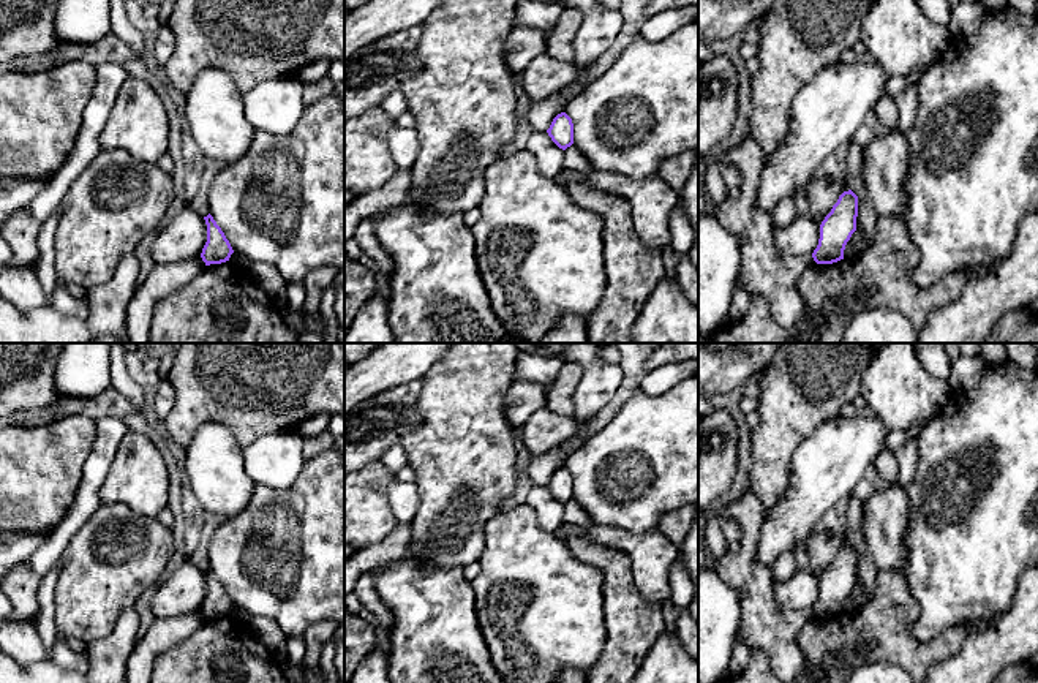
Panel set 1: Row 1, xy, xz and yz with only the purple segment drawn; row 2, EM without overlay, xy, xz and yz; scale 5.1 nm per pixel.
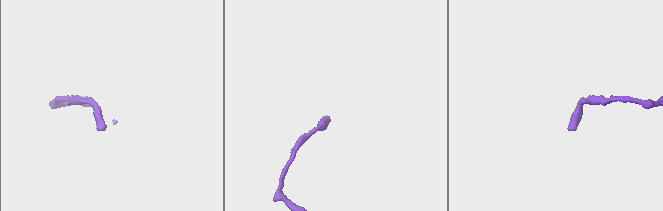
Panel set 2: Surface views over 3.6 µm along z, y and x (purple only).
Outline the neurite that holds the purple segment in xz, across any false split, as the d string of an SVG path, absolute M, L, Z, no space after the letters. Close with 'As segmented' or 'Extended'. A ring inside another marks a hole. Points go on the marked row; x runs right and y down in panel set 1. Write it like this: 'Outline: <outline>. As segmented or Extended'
Outline: M561 112L553 119L547 133L551 141L562 150L574 144L574 123L566 112Z. As segmented

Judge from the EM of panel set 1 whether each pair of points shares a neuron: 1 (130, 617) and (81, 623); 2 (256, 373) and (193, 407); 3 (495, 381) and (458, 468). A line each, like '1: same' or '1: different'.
1: different
2: same
3: same

